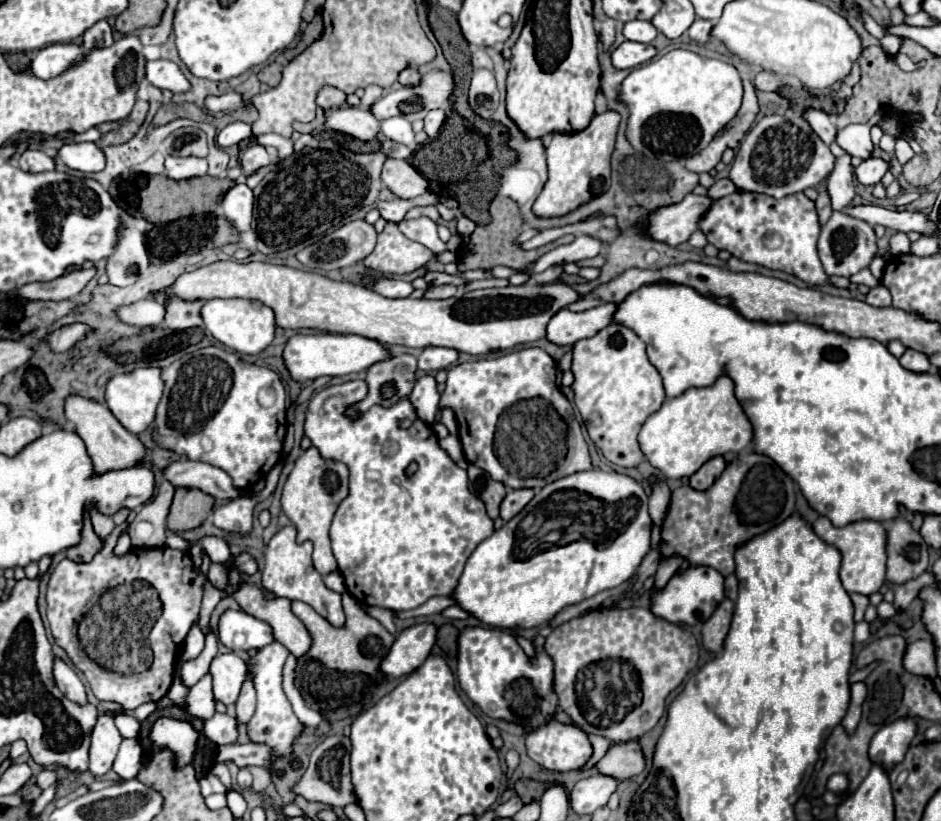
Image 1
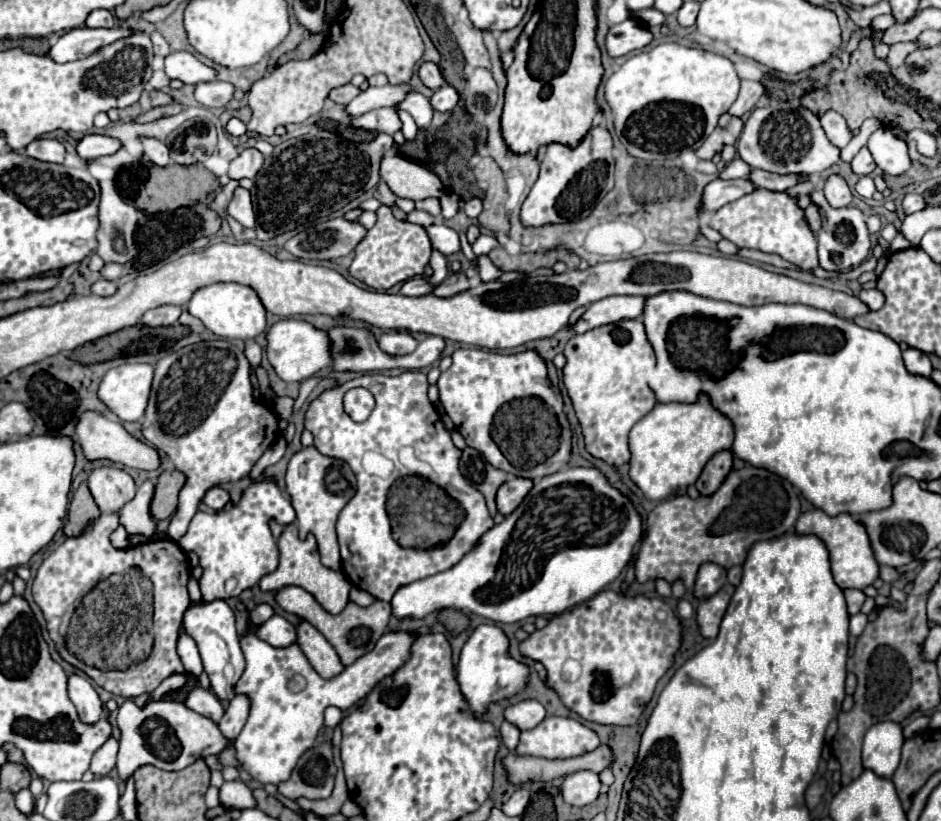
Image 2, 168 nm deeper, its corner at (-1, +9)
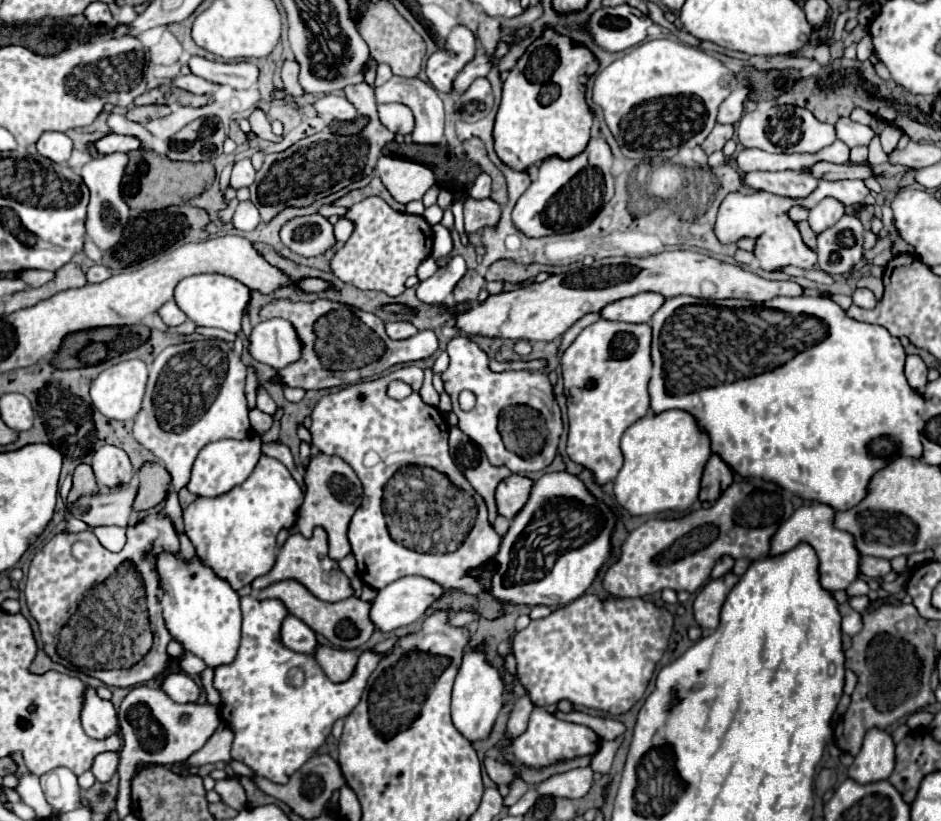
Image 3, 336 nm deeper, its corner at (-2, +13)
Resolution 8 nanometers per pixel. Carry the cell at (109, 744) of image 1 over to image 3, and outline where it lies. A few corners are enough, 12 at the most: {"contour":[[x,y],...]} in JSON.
{"contour":[[99,753],[91,767],[101,783],[117,771],[119,753]]}

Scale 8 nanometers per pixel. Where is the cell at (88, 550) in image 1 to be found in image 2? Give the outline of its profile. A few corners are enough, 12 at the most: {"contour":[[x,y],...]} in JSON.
{"contour":[[82,483],[70,501],[64,533],[76,537],[100,509]]}

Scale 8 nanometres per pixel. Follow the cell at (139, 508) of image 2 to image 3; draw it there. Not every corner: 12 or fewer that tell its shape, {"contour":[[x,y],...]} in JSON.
{"contour":[[139,481],[85,495],[71,515],[89,525],[125,527]]}

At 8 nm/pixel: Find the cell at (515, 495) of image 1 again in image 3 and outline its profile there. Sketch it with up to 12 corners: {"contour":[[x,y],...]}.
{"contour":[[517,473],[497,487],[499,515],[513,519],[533,481]]}

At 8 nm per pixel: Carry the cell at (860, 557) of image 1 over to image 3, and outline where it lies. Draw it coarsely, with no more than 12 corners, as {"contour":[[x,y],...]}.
{"contour":[[825,503],[799,507],[773,535],[771,555],[809,543],[821,585],[847,589],[861,575],[853,535]]}

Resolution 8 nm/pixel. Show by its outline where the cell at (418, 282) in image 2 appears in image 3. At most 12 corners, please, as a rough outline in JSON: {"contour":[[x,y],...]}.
{"contour":[[451,257],[433,277],[417,285],[417,299],[443,303],[467,271],[465,259]]}

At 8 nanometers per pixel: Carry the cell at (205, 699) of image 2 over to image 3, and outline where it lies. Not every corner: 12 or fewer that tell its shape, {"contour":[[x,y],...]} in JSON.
{"contour":[[185,673],[167,675],[161,689],[177,703],[195,703],[201,687]]}

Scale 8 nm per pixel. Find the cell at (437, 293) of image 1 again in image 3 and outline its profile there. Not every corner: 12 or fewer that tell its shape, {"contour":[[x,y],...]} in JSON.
{"contour":[[469,269],[453,289],[461,305],[477,301],[485,279]]}

